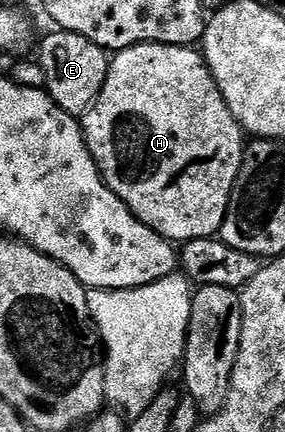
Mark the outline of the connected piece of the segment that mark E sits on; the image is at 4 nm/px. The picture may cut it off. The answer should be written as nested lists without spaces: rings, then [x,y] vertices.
[[[56,29],[53,32],[53,35],[45,37],[38,56],[38,62],[46,73],[46,90],[66,114],[83,116],[83,111],[95,104],[108,80],[109,52],[73,31]]]

